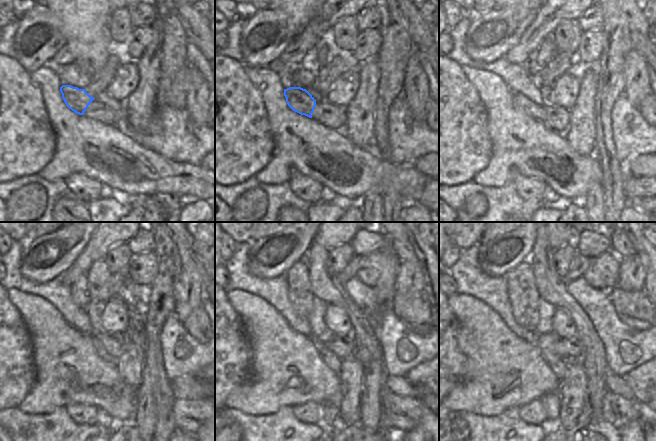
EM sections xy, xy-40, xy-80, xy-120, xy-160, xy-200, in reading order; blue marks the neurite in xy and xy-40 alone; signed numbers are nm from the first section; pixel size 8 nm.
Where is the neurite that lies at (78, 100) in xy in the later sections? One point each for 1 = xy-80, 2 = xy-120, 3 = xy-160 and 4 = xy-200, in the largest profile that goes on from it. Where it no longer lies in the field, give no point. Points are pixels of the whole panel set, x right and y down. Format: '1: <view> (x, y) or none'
1: xy-80 (521, 103)
2: xy-120 (99, 349)
3: xy-160 (332, 361)
4: xy-200 (558, 367)

